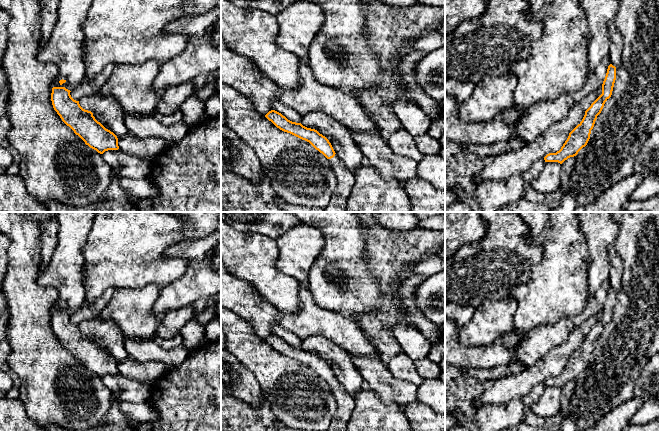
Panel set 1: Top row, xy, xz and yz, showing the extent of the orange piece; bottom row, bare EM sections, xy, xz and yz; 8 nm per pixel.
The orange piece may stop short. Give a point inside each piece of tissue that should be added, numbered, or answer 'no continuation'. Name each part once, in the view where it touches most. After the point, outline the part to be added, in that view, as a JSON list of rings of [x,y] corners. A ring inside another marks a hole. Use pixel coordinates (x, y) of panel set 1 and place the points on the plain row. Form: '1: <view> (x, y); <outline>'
1: xz (346, 403); [[[337,378],[329,383],[329,386],[335,396],[338,409],[326,431],[347,431],[348,422],[355,408],[355,399],[345,390]]]

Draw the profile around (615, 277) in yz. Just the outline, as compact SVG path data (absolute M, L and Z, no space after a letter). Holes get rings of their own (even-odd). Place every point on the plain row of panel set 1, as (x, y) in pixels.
M612 247L608 248L608 258L611 265L608 280L611 288L617 292L622 287L623 262Z

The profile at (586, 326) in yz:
M602 310L575 327L561 345L554 347L535 364L519 372L497 379L475 402L476 409L483 405L507 405L516 398L523 398L539 383L556 377L567 364L569 357L582 345L585 335L602 318Z

